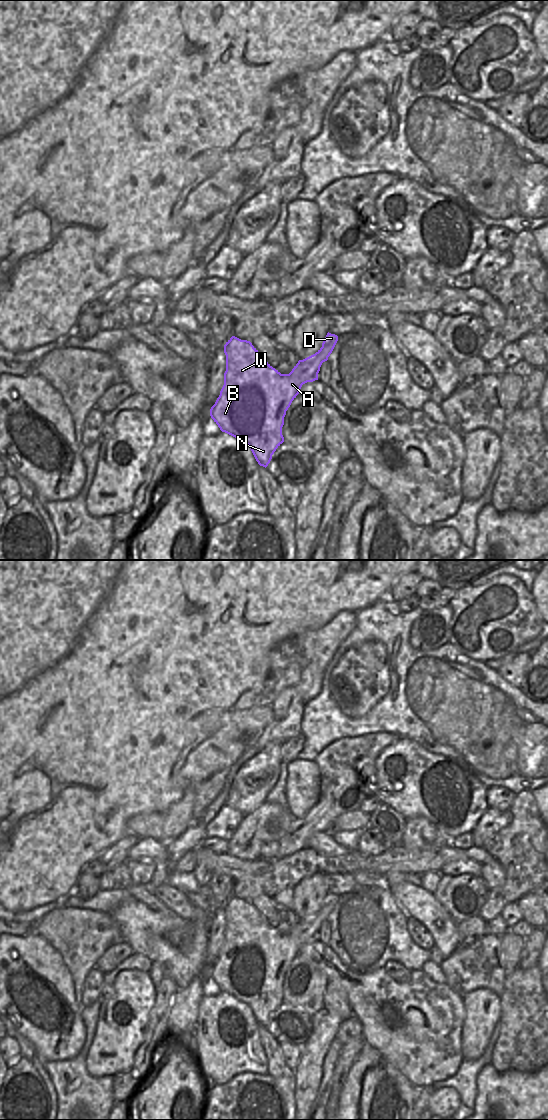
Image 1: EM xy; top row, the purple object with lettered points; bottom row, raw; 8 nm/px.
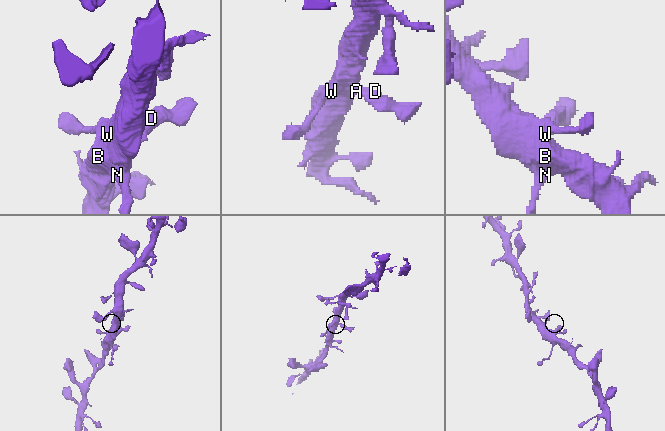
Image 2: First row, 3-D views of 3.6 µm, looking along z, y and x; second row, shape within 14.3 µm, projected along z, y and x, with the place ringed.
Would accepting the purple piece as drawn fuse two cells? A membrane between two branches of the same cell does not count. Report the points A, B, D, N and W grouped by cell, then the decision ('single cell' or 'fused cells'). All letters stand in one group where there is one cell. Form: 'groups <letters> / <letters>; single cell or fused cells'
groups A B D N W; single cell

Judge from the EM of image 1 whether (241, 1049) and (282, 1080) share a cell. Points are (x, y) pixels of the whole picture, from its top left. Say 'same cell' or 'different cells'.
different cells

